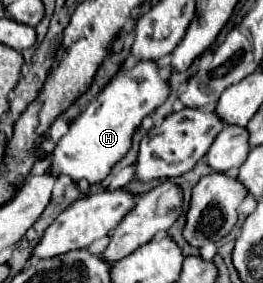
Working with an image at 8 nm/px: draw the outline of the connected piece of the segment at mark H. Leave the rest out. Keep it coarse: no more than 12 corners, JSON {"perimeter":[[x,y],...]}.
{"perimeter":[[155,61],[115,75],[49,173],[103,181],[169,97]]}

